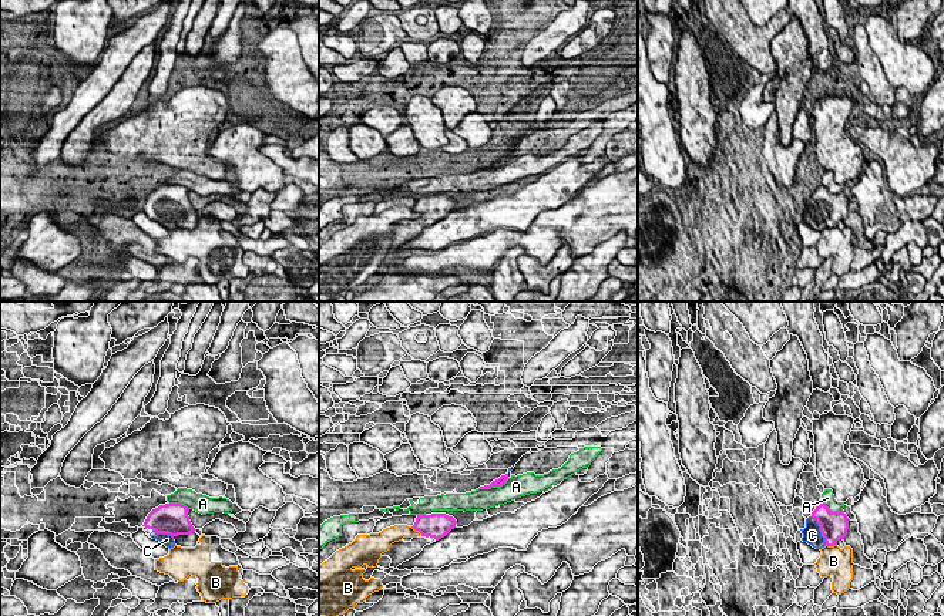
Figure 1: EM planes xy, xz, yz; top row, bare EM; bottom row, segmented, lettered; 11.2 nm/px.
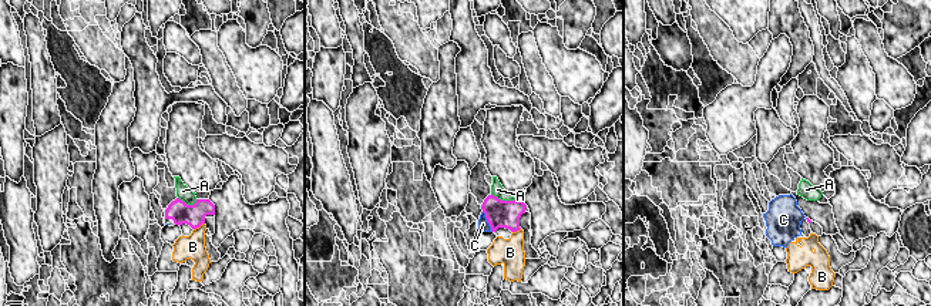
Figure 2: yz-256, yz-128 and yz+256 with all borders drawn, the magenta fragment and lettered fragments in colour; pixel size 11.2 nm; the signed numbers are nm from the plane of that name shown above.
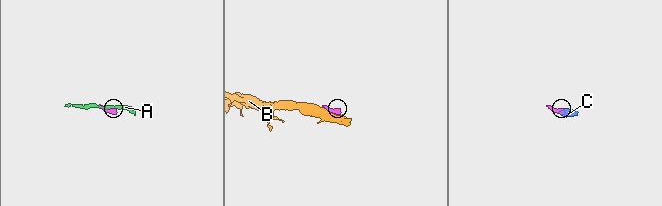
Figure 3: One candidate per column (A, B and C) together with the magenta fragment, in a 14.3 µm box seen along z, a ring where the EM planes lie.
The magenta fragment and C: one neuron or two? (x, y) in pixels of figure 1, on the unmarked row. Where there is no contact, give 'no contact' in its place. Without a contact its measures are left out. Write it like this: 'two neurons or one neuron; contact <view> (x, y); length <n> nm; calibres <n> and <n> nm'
one neuron; contact yz (820, 211); length 380 nm; calibres 320 and 200 nm

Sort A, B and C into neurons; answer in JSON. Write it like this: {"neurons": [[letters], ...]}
{"neurons": [["A"], ["B"], ["C"]]}

